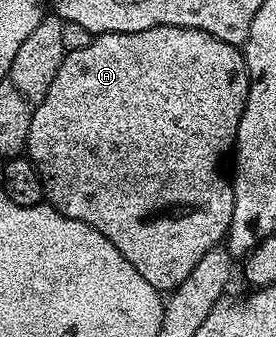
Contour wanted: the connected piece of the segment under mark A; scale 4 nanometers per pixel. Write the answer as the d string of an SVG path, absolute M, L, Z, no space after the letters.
M159 26L146 28L146 32L98 34L90 44L86 44L86 48L65 53L54 76L54 84L50 84L42 104L38 104L32 114L26 157L35 164L40 174L47 205L62 212L62 216L70 216L70 220L82 220L90 224L90 228L102 232L102 236L106 236L106 240L110 240L110 244L114 244L114 248L118 248L118 252L122 252L122 256L126 256L126 260L138 268L146 284L161 292L171 292L178 284L182 284L182 280L186 280L186 276L190 276L194 264L198 264L208 250L221 245L228 237L232 223L232 184L228 165L236 145L236 133L246 108L247 95L248 65L243 49L226 44L206 32L194 28Z

